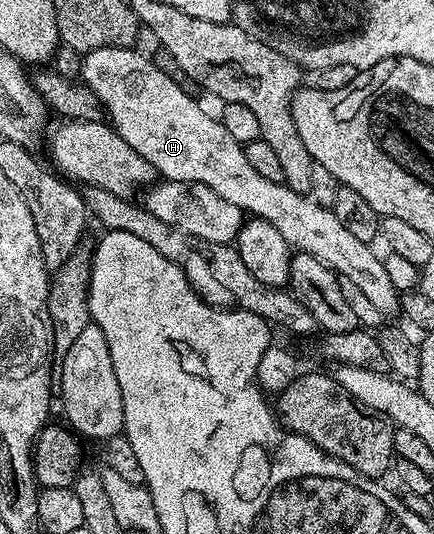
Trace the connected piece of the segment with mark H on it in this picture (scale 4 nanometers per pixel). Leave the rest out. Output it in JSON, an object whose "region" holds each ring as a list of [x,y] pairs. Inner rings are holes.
{"region":[[[124,46],[96,48],[89,50],[82,59],[81,81],[99,98],[99,104],[108,115],[109,125],[113,126],[124,144],[144,156],[144,160],[148,160],[148,164],[152,164],[155,172],[165,181],[204,184],[212,188],[216,196],[224,196],[224,200],[236,204],[247,215],[268,220],[268,224],[272,224],[272,228],[276,228],[276,232],[280,232],[280,236],[284,236],[284,240],[295,251],[316,256],[320,264],[335,270],[339,278],[347,277],[352,280],[368,296],[368,300],[376,304],[376,308],[380,308],[383,316],[394,313],[397,315],[400,310],[400,293],[392,286],[391,277],[384,268],[379,252],[377,254],[374,251],[375,247],[346,231],[331,207],[316,204],[316,200],[312,200],[309,194],[296,192],[285,182],[264,180],[264,176],[260,176],[260,172],[256,172],[252,164],[248,164],[243,143],[232,140],[232,135],[224,129],[222,121],[215,115],[213,118],[208,111],[201,110],[192,95],[173,82],[164,71],[158,70],[156,63],[149,62],[136,51],[137,49]]]}

